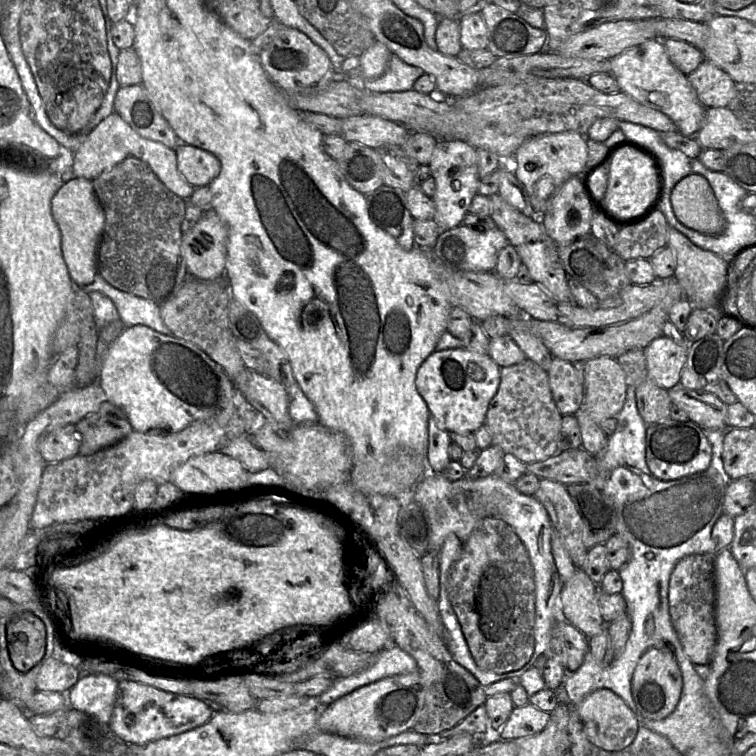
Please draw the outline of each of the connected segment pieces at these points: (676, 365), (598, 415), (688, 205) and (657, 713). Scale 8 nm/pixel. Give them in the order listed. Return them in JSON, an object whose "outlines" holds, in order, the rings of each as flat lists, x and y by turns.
{"outlines":[[[662,335,650,342,644,353,649,379,666,390,679,385,688,346,681,346]],[[599,357,585,362,584,402,582,409,585,409,591,419,598,425,604,420,615,417,623,408,626,400,626,374,616,358]],[[691,173,676,184,671,193,671,204,676,218,690,229,712,236,720,236,727,229,727,220,711,185,699,174]],[[650,648,640,658,631,682,636,710,644,720,661,720,671,714,680,700,683,678,670,648]]]}

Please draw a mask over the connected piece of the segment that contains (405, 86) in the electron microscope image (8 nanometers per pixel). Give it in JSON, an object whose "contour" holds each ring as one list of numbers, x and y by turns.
{"contour":[[392,55,385,72,376,79,360,79,357,83,368,92,404,92,413,89,415,82,425,72,419,67,409,65]]}

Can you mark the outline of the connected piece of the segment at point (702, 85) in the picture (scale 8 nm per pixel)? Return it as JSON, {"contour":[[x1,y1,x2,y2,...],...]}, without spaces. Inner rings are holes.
{"contour":[[704,60,687,78,705,108,727,107,734,96,736,82,711,61]]}

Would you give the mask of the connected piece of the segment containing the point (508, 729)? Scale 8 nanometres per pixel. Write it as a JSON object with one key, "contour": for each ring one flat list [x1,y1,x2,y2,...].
{"contour":[[527,703,522,707,514,707,508,720,496,734,499,740,515,740,541,732,550,719,550,713,542,711]]}

